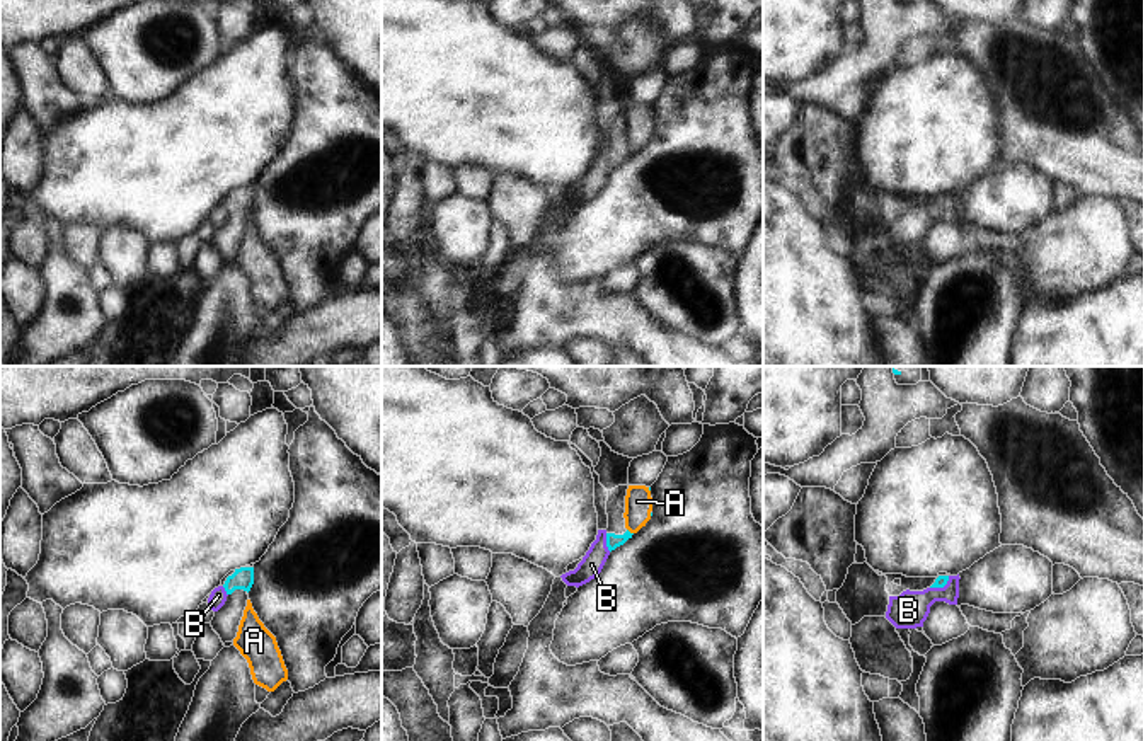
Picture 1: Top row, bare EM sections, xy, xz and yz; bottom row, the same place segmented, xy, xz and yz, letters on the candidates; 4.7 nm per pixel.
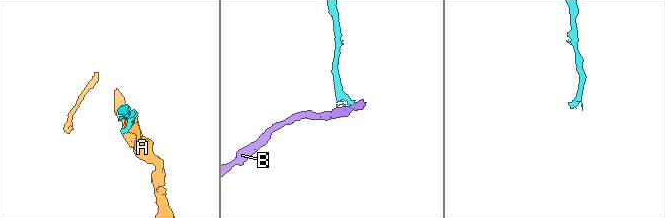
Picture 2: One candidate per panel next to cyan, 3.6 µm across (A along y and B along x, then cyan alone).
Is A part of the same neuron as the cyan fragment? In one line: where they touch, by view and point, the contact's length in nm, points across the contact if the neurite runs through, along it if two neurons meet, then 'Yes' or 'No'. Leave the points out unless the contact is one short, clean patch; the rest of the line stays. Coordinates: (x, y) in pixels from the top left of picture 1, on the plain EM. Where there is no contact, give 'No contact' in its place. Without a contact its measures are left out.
Touches cyan at xz (629, 150). Shared border 40 nm. Path across: xz (614, 159), (622, 157), (629, 150), (637, 132), (637, 120). Yes.

